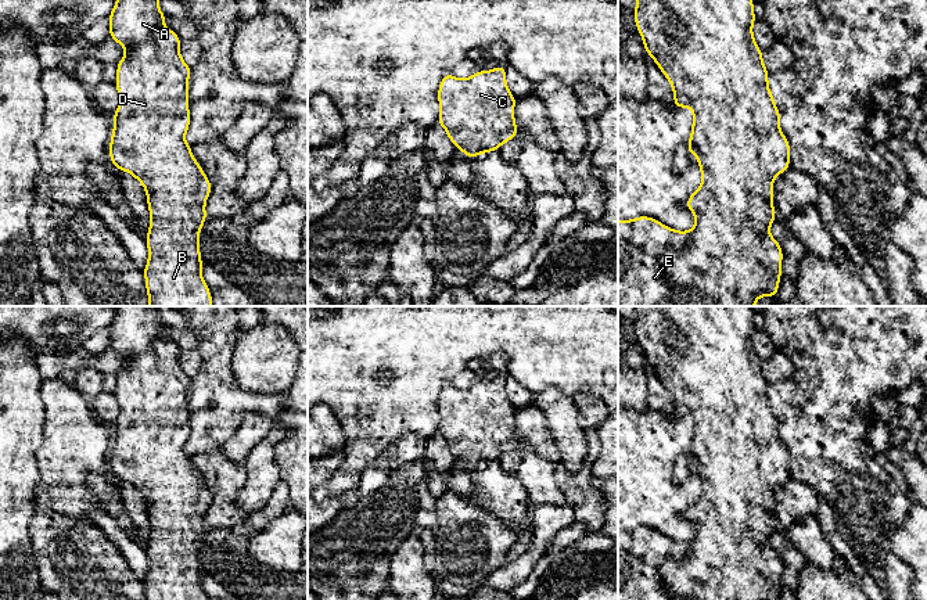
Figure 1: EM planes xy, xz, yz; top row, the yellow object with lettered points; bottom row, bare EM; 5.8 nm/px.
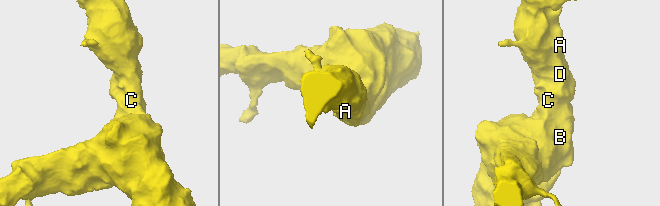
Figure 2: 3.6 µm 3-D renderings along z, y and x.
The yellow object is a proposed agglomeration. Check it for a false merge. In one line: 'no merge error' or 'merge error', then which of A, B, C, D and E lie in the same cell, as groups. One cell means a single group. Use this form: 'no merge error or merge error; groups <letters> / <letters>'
no merge error; groups A B C D E

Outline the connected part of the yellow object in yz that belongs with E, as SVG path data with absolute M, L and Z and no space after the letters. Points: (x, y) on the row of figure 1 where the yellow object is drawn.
M636 0L633 17L646 53L669 80L675 107L690 107L693 111L687 152L690 157L694 151L697 152L696 161L700 165L703 182L685 202L696 218L696 226L689 231L678 231L650 216L618 220L618 306L755 306L759 297L777 297L779 281L783 276L780 270L783 251L780 242L770 236L769 229L776 220L773 180L790 168L790 143L780 130L780 111L768 85L770 73L763 65L762 50L752 35L752 25L757 19L752 6L754 0Z

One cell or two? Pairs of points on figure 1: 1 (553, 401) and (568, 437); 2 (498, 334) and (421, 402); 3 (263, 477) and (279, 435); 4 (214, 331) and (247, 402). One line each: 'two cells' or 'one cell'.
1: one cell
2: one cell
3: one cell
4: one cell

